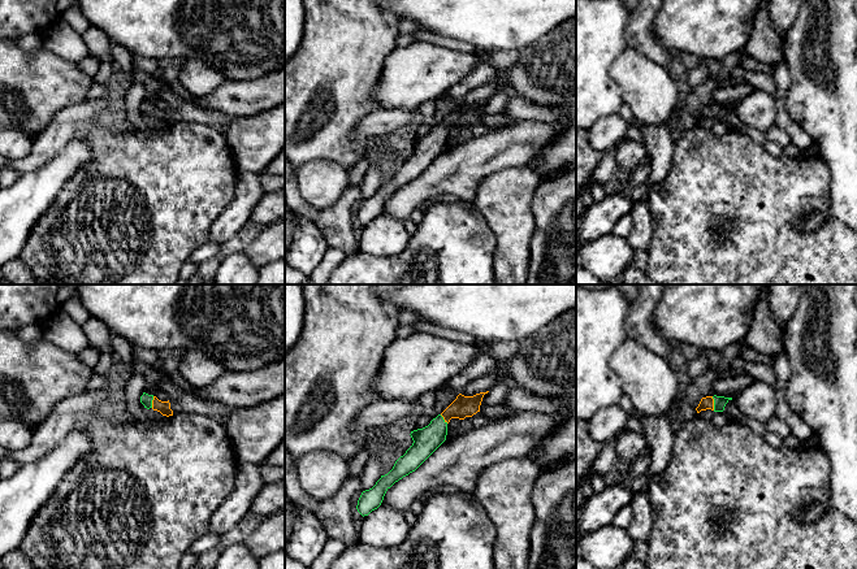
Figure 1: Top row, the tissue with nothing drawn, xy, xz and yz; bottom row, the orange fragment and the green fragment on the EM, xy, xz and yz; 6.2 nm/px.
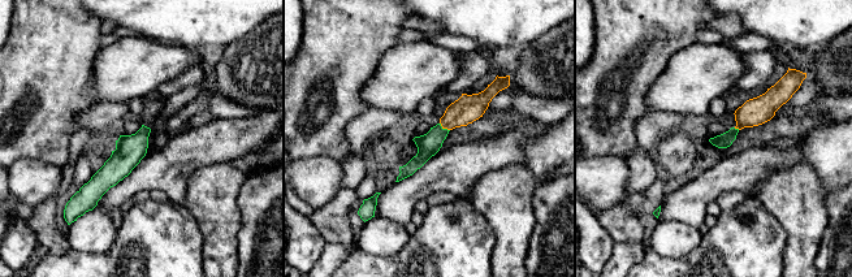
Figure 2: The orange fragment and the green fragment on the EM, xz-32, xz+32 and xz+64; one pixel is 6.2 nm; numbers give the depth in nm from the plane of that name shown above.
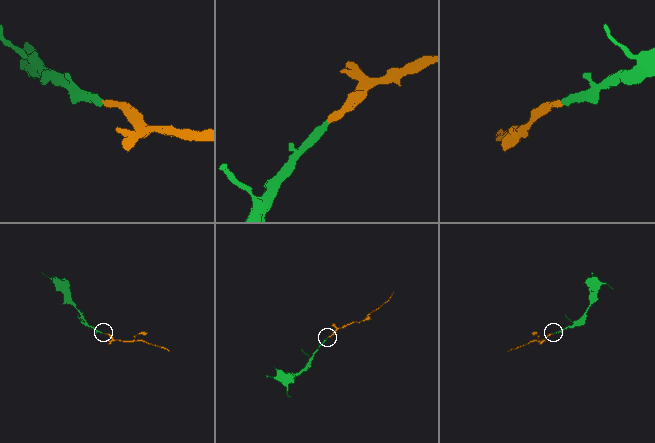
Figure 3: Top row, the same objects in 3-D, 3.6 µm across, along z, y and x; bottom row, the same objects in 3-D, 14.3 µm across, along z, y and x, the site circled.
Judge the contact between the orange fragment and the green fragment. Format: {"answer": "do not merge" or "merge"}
{"answer": "merge"}

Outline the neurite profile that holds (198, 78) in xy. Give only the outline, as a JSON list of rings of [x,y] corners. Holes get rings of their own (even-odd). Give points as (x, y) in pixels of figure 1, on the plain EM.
[[[187,58],[179,68],[178,81],[192,96],[203,97],[221,86],[225,77],[200,60]]]

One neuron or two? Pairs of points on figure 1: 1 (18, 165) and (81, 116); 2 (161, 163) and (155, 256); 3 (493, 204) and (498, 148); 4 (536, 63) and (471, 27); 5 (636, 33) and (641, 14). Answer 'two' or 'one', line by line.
1: one
2: one
3: two
4: two
5: one

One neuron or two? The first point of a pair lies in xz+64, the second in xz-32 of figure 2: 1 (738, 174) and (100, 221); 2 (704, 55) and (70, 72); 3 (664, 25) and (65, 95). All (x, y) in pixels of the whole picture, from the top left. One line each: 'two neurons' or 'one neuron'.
1: two neurons
2: two neurons
3: one neuron

